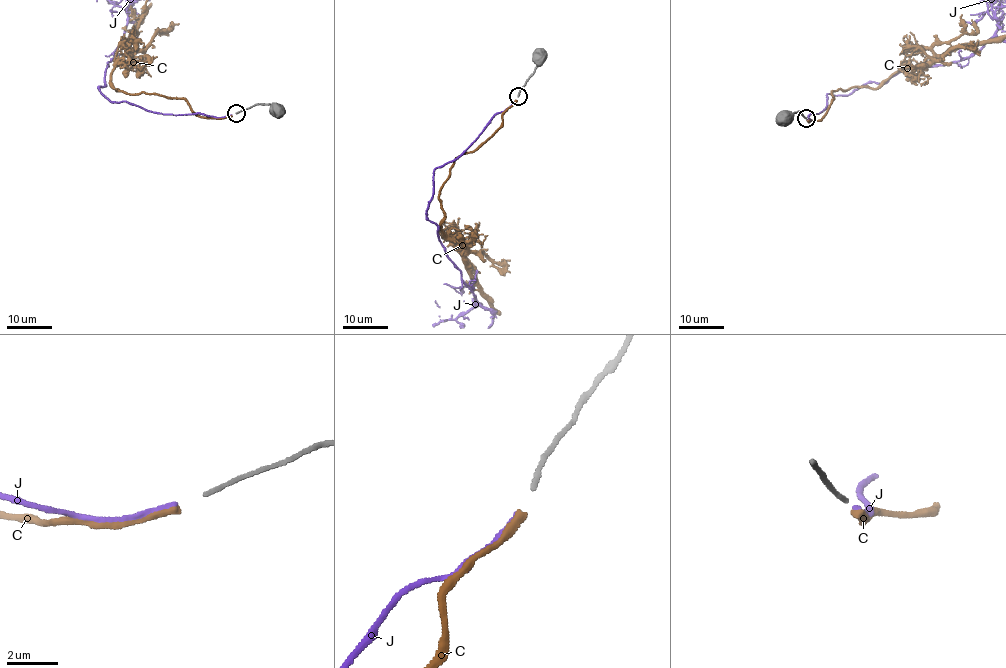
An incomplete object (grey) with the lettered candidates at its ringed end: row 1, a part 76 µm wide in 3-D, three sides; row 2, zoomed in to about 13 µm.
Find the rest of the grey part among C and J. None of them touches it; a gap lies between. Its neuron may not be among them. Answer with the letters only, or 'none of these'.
J

